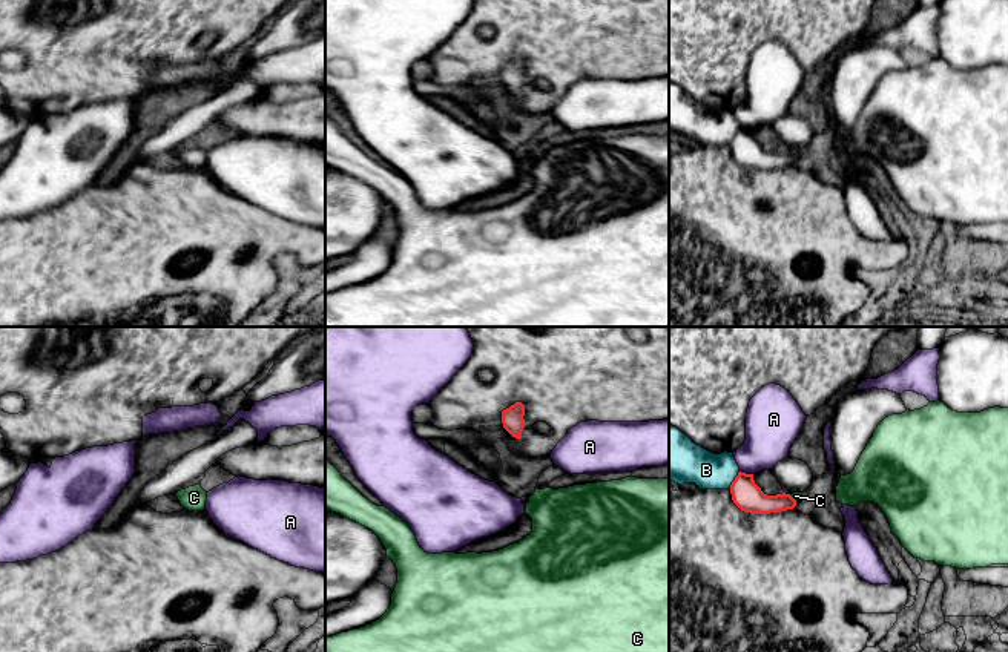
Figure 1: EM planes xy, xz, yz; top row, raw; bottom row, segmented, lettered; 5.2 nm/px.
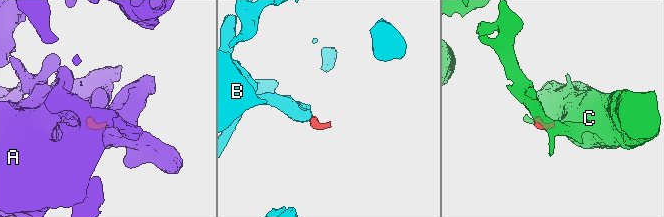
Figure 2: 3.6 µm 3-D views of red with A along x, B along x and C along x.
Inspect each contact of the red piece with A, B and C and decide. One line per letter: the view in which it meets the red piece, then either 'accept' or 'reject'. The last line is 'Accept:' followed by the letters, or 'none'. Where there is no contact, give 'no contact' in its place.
A: yz | reject
B: yz | reject
C: yz | accept
Accept: C

